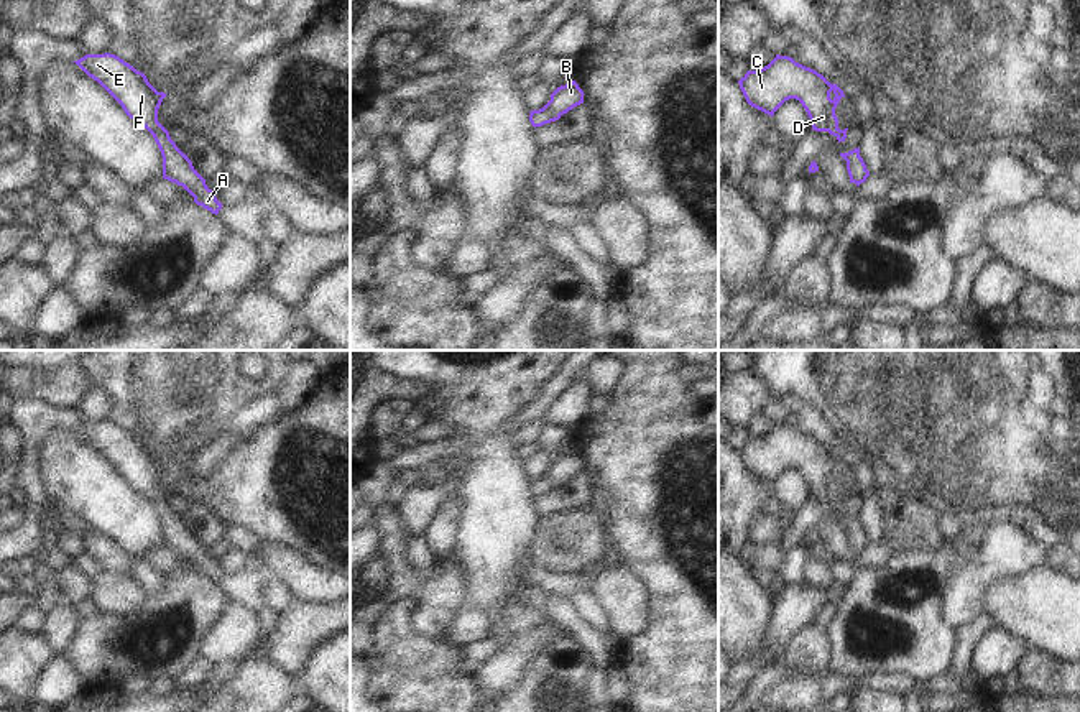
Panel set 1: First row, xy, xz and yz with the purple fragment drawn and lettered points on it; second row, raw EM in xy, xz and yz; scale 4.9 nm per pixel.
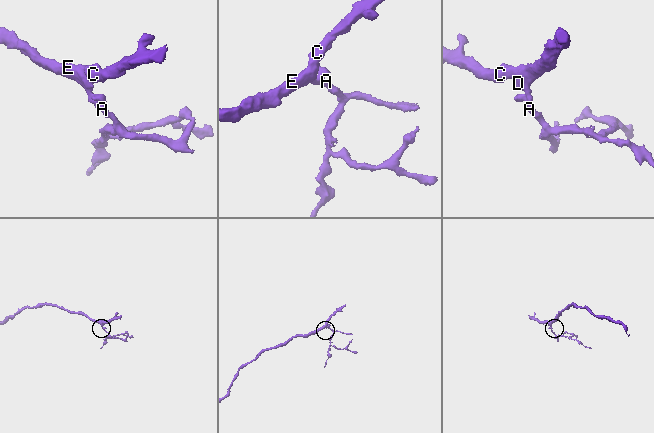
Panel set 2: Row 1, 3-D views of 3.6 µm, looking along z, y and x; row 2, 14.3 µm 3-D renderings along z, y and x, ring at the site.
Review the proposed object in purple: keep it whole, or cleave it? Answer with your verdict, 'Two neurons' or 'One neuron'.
One neuron.

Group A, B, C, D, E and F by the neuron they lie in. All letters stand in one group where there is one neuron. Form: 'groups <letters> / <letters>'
groups A B C D E F

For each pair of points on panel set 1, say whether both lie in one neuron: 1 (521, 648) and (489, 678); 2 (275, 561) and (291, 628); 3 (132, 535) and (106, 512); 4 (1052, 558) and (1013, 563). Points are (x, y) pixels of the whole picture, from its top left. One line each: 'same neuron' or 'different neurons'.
1: same neuron
2: different neurons
3: same neuron
4: different neurons

